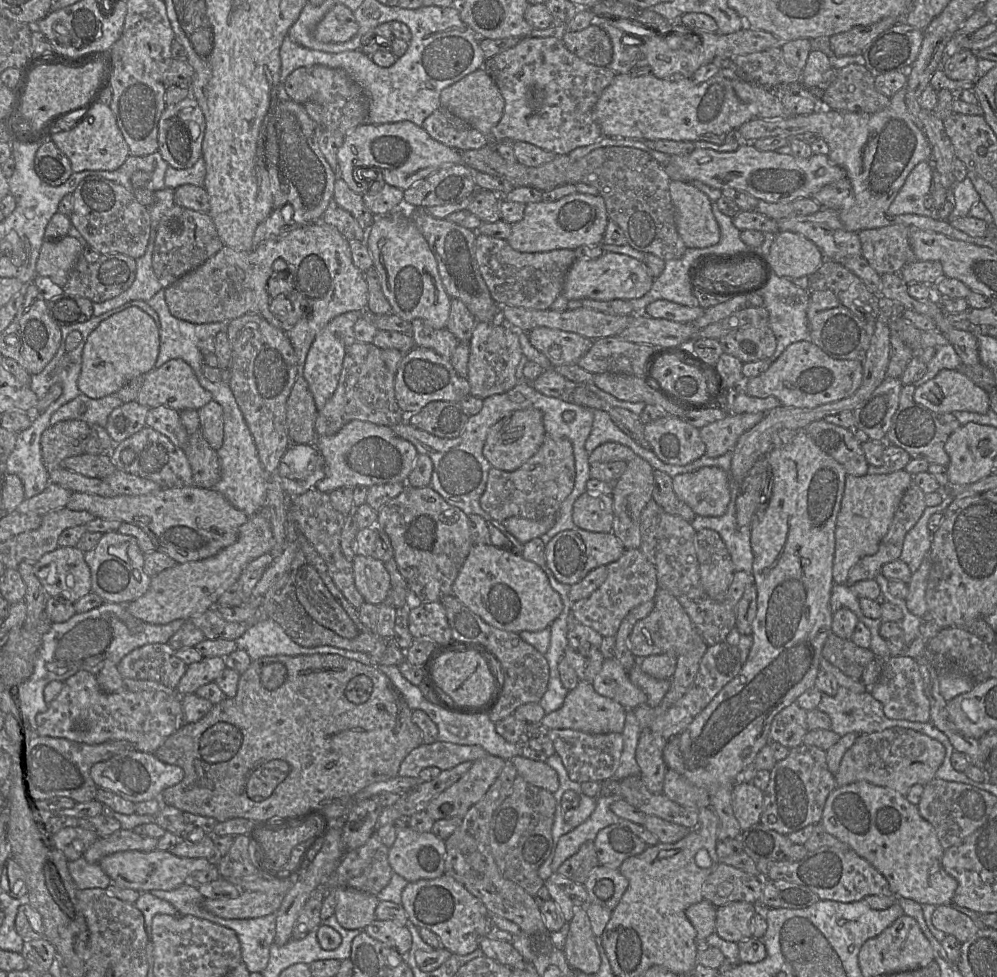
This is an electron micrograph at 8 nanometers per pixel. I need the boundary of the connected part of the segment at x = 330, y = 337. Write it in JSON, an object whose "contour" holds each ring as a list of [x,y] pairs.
{"contour":[[[359,311],[336,316],[317,334],[308,350],[303,375],[318,411],[323,409],[338,386],[346,351],[356,341],[354,324],[359,317]]]}

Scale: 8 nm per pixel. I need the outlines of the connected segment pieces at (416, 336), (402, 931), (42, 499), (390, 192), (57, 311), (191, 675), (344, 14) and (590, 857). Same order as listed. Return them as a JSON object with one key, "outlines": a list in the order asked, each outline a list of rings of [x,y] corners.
{"outlines":[[[[414,319],[411,323],[411,336],[415,346],[432,349],[450,360],[453,351],[460,342],[452,332],[447,328],[434,329],[421,319]]],[[[374,919],[364,930],[370,937],[394,948],[400,955],[405,955],[411,948],[412,937],[408,926]]],[[[50,482],[40,494],[25,498],[15,511],[44,516],[48,512],[65,507],[71,495],[70,490]]],[[[380,172],[375,177],[375,183],[372,188],[363,196],[366,207],[374,215],[384,215],[395,210],[399,204],[404,201],[404,190],[386,184]]],[[[63,293],[47,301],[47,310],[58,326],[71,326],[91,319],[93,304],[87,298]]],[[[203,657],[199,662],[187,665],[176,691],[178,695],[196,693],[203,685],[214,682],[226,668],[224,657]]],[[[336,4],[316,25],[313,36],[323,43],[343,43],[354,37],[358,30],[354,12],[343,4]]],[[[587,841],[581,845],[574,855],[560,865],[557,872],[576,883],[584,885],[592,870],[599,865],[594,841]]]]}

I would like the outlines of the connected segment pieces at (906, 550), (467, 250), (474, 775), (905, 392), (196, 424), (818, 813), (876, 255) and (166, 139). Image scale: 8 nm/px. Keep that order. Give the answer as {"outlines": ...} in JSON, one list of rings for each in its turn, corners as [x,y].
{"outlines":[[[[945,494],[939,505],[926,507],[918,522],[907,532],[899,560],[905,562],[912,573],[918,570],[931,548],[933,534],[928,528],[929,519],[937,512],[944,512],[953,498]]],[[[416,208],[411,218],[436,258],[443,286],[451,299],[461,300],[477,321],[495,325],[508,324],[501,312],[501,306],[492,298],[481,275],[475,254],[476,231],[462,227],[447,218],[435,218],[426,208]]],[[[490,755],[472,762],[467,772],[454,784],[434,797],[425,811],[434,821],[461,817],[482,799],[505,764],[504,759]]],[[[913,384],[903,385],[899,406],[892,417],[891,426],[887,432],[885,442],[905,449],[912,458],[921,458],[930,464],[948,466],[950,457],[945,451],[945,443],[949,436],[958,429],[961,424],[953,413],[938,413],[915,402]]],[[[182,410],[179,414],[188,434],[187,443],[182,450],[192,470],[193,485],[201,488],[213,488],[221,477],[217,451],[203,436],[198,410]]],[[[799,745],[789,750],[787,757],[775,763],[770,771],[769,783],[763,791],[763,811],[759,824],[782,835],[796,832],[821,821],[827,797],[836,788],[834,775],[828,770],[826,752],[815,746]]],[[[892,224],[858,232],[862,256],[879,275],[898,274],[911,260],[909,228]]],[[[188,96],[175,105],[167,106],[159,121],[158,151],[173,168],[192,167],[202,156],[206,121],[201,107],[193,96]]]]}

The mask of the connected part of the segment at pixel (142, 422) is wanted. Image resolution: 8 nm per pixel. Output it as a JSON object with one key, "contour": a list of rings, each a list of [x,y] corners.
{"contour":[[[131,401],[122,403],[108,417],[106,430],[115,444],[131,437],[146,425],[149,408]]]}

